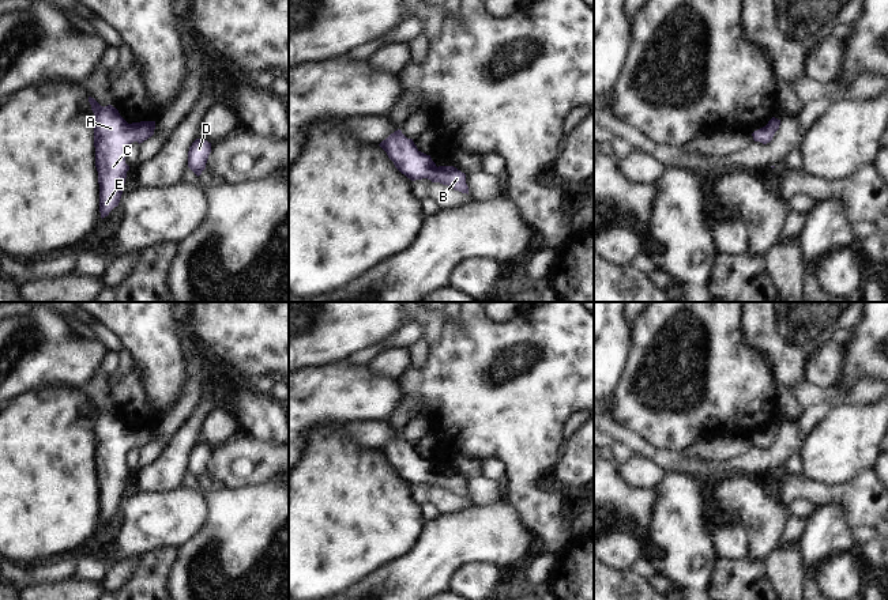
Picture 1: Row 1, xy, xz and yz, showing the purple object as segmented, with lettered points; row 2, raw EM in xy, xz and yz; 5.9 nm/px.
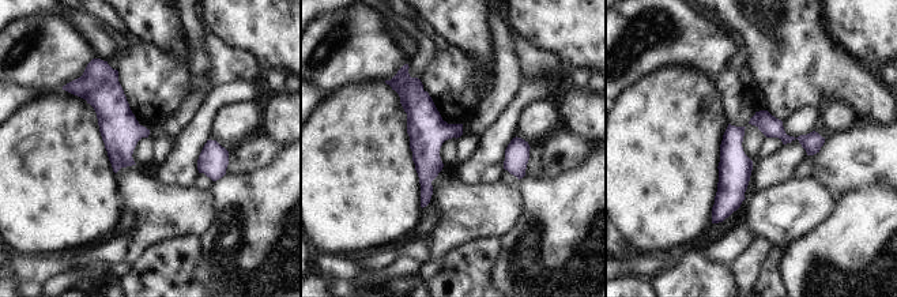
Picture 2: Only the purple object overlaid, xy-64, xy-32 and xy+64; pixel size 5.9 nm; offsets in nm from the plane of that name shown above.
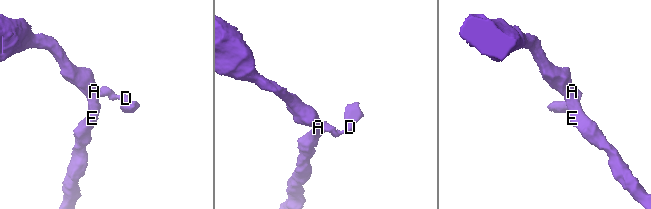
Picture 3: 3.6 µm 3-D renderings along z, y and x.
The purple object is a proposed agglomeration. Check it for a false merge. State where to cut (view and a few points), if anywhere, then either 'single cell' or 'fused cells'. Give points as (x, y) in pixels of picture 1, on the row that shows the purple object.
no cut; single cell

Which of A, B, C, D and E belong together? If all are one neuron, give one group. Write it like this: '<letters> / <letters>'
A B C D E

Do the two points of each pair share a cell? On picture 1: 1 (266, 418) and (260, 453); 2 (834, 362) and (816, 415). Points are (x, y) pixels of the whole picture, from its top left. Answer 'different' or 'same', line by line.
1: different
2: different

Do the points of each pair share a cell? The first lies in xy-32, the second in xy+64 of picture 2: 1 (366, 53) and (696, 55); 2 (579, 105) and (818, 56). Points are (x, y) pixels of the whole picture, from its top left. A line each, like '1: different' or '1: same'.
1: same
2: same

